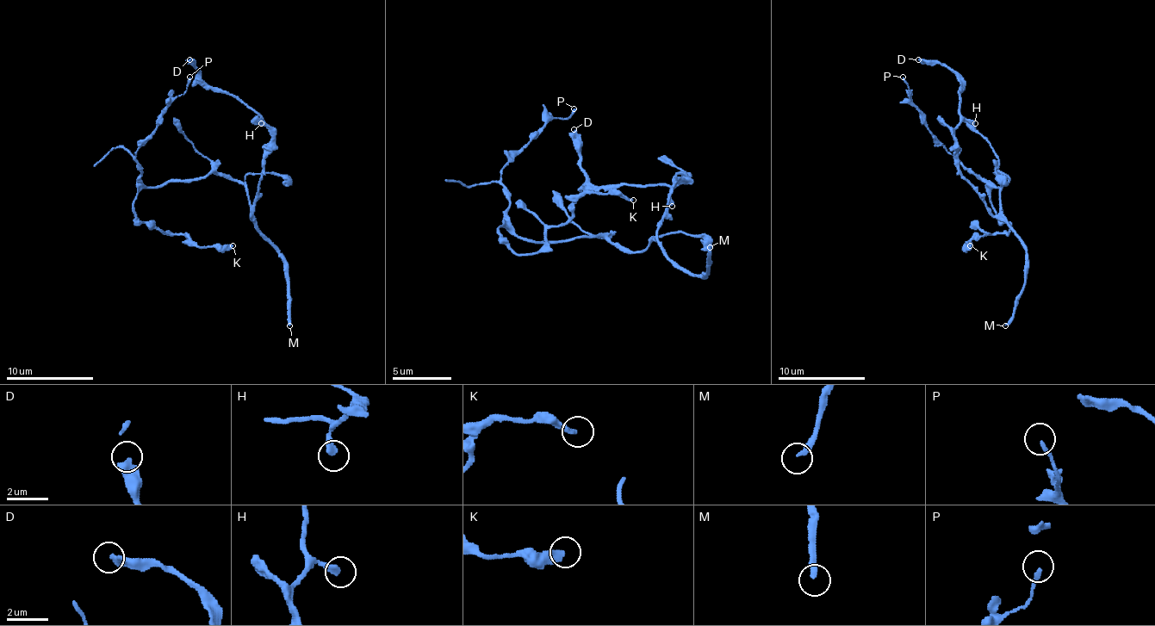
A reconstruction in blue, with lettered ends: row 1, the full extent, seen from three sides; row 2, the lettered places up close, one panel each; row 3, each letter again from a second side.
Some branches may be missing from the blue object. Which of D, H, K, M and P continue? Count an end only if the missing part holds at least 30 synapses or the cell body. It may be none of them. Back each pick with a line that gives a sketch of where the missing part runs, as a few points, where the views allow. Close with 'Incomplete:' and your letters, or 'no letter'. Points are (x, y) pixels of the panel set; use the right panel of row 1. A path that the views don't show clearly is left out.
Incomplete: M

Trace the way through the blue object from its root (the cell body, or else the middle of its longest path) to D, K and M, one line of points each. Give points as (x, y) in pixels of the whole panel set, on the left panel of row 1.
D: (242, 184), (248, 190), (251, 214), (270, 129), (237, 99), (215, 92), (189, 59)
K: (242, 184), (214, 173), (165, 182), (145, 186), (133, 206), (141, 221), (185, 234), (200, 247), (232, 245)
M: (242, 184), (248, 190), (251, 221), (285, 263), (289, 325)

